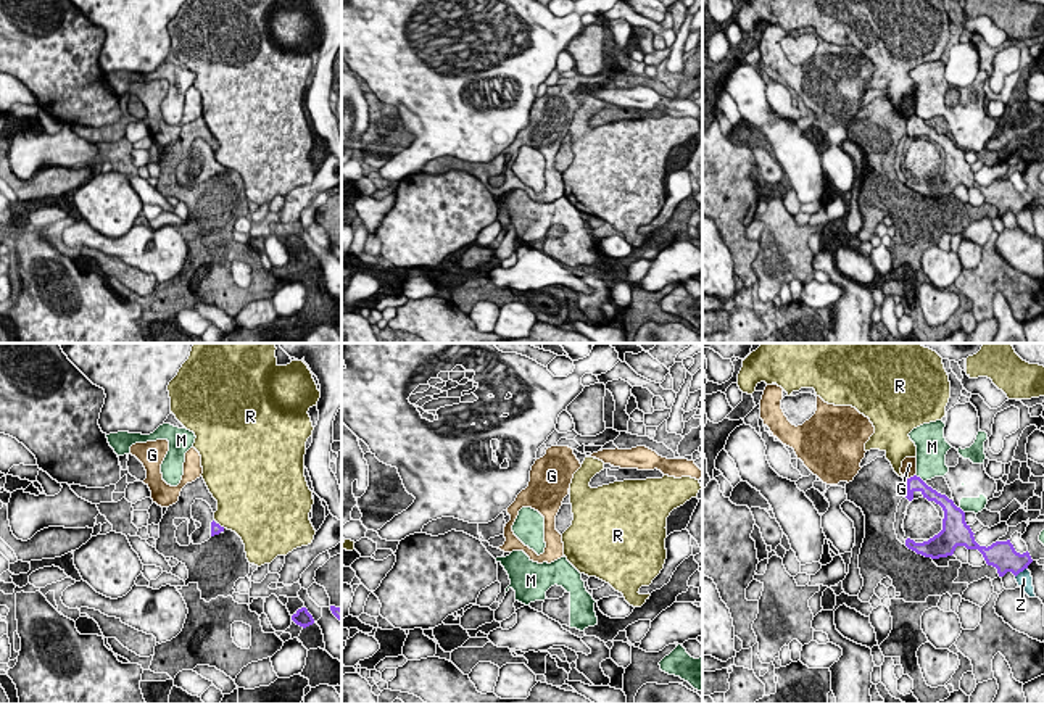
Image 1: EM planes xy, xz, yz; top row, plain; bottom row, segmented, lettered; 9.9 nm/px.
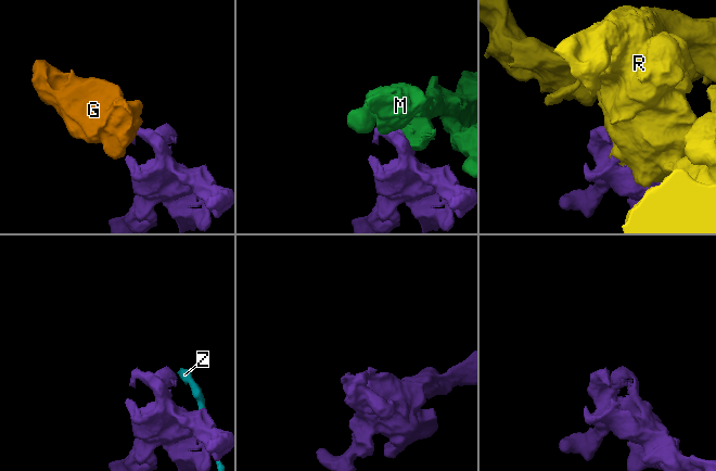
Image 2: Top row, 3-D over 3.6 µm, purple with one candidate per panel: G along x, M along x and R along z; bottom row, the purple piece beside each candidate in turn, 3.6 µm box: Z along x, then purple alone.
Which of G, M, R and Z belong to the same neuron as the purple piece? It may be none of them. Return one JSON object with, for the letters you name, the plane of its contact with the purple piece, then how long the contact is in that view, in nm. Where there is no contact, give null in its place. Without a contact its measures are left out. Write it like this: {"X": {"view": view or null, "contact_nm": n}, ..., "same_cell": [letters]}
{"same_cell": []}

